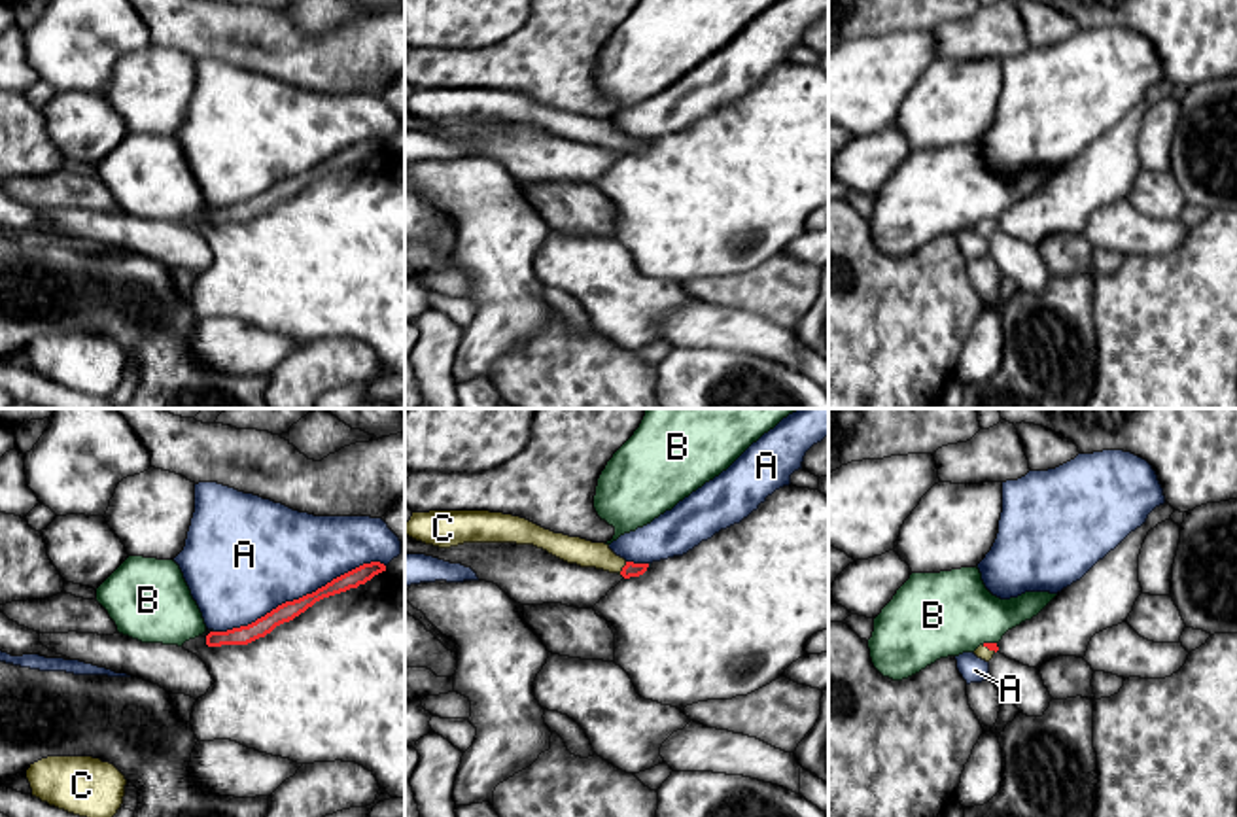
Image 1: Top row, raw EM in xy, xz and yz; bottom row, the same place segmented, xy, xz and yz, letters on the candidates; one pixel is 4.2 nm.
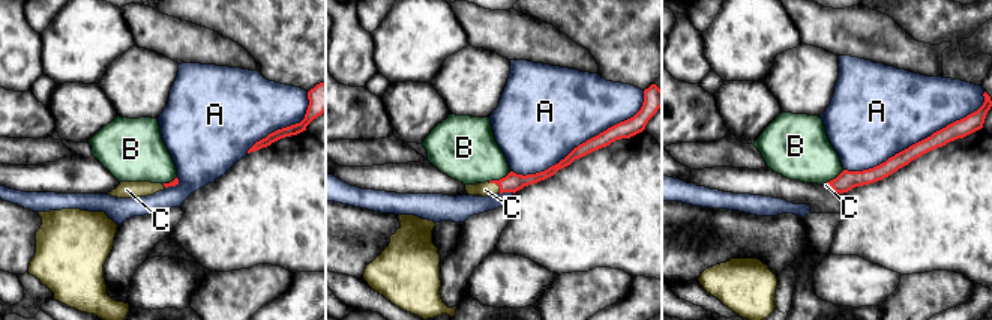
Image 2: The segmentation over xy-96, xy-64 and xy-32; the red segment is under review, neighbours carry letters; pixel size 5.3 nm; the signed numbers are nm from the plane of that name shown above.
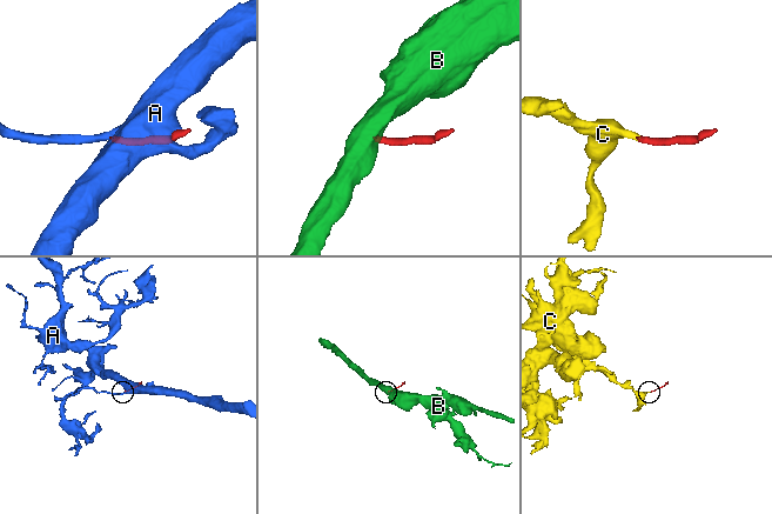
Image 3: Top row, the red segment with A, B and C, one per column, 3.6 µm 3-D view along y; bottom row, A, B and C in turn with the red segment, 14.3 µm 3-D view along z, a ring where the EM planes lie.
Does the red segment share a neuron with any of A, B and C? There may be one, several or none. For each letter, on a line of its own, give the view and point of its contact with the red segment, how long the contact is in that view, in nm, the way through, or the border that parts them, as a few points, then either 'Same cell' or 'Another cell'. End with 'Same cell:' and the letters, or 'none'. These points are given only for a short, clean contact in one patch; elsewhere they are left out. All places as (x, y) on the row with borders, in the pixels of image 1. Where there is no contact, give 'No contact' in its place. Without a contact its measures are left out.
A: Touches red at xy (299, 598). Shared border 800 nm. Another cell
B: Touches red at yz (988, 643). Shared border 60 nm. Boundary: yz (995, 642), (982, 643). Another cell
C: Touches red at xz (623, 568). Shared border 70 nm. Path across: xz (630, 570), (623, 568), (598, 555), (583, 553). Same cell
Same cell: C

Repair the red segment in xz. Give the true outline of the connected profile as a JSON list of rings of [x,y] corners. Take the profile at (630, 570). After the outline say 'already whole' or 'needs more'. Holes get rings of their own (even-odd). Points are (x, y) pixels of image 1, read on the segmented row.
[[[490,511],[412,513],[407,535],[439,548],[463,543],[533,545],[567,564],[618,573],[624,579],[639,577],[649,567],[649,564],[626,562],[605,543],[554,533],[526,518]]]; needs more

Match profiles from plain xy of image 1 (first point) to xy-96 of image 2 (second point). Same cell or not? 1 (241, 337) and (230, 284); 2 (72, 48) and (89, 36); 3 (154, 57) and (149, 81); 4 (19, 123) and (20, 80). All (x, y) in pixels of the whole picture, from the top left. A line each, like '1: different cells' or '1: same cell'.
1: different cells
2: same cell
3: same cell
4: different cells

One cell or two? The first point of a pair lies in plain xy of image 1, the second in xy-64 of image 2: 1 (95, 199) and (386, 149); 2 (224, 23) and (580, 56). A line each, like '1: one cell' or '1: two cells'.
1: one cell
2: one cell

